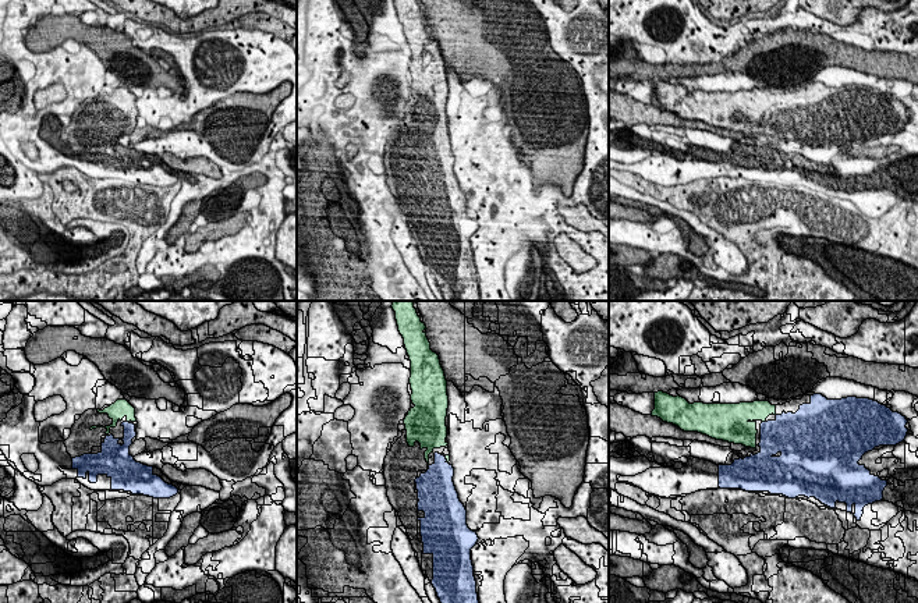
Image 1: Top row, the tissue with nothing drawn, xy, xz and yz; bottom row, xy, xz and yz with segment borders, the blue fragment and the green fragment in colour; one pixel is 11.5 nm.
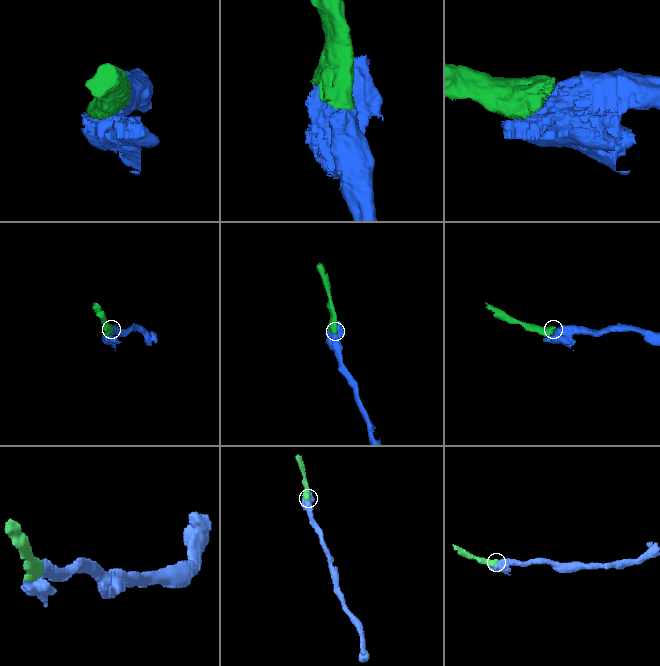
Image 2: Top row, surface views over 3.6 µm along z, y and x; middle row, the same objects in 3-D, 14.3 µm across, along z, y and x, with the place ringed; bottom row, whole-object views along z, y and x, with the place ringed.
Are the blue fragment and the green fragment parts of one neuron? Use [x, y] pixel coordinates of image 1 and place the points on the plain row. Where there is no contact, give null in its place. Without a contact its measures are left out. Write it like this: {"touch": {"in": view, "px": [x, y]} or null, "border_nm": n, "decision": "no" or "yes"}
{"touch": {"in": "yz", "px": [765, 109]}, "border_nm": 60, "decision": "yes"}

